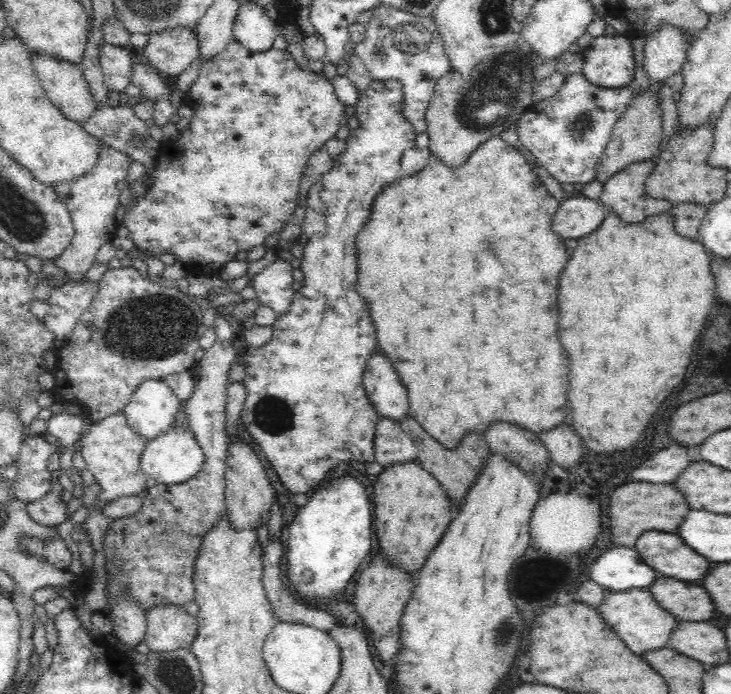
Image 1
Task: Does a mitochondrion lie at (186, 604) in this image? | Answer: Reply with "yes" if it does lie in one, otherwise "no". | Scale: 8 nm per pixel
no

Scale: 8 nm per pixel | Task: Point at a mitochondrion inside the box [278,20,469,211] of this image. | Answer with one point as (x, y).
(412, 36)

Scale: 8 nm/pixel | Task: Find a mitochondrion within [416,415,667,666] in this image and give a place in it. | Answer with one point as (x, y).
(504, 633)

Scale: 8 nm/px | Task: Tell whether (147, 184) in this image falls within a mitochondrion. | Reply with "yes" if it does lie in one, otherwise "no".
no

